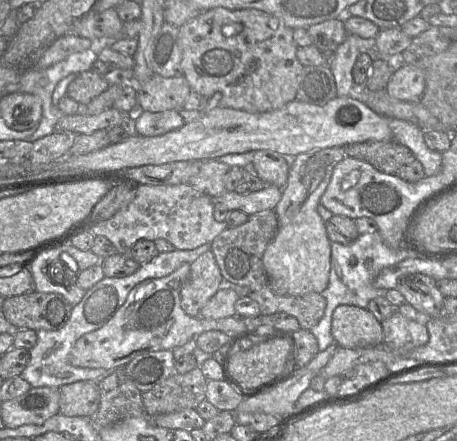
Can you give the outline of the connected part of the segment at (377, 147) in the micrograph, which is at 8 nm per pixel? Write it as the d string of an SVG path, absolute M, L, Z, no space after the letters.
M366 141L345 145L346 157L371 164L387 174L397 174L398 169L416 158L410 149L396 141Z

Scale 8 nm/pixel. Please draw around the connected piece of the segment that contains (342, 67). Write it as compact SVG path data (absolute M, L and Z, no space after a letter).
M348 34L337 48L334 57L329 61L329 67L335 78L338 97L347 97L353 92L355 82L352 70L358 55L362 53L357 38L360 37Z

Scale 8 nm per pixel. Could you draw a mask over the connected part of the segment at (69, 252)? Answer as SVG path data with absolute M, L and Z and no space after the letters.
M70 243L40 254L29 271L37 292L59 294L75 306L86 292L77 286L76 277L89 267L101 265L103 259Z

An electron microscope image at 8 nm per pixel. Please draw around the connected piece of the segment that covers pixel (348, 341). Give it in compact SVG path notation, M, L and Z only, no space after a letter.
M339 305L333 312L331 333L339 347L360 348L383 343L381 323L367 309Z

